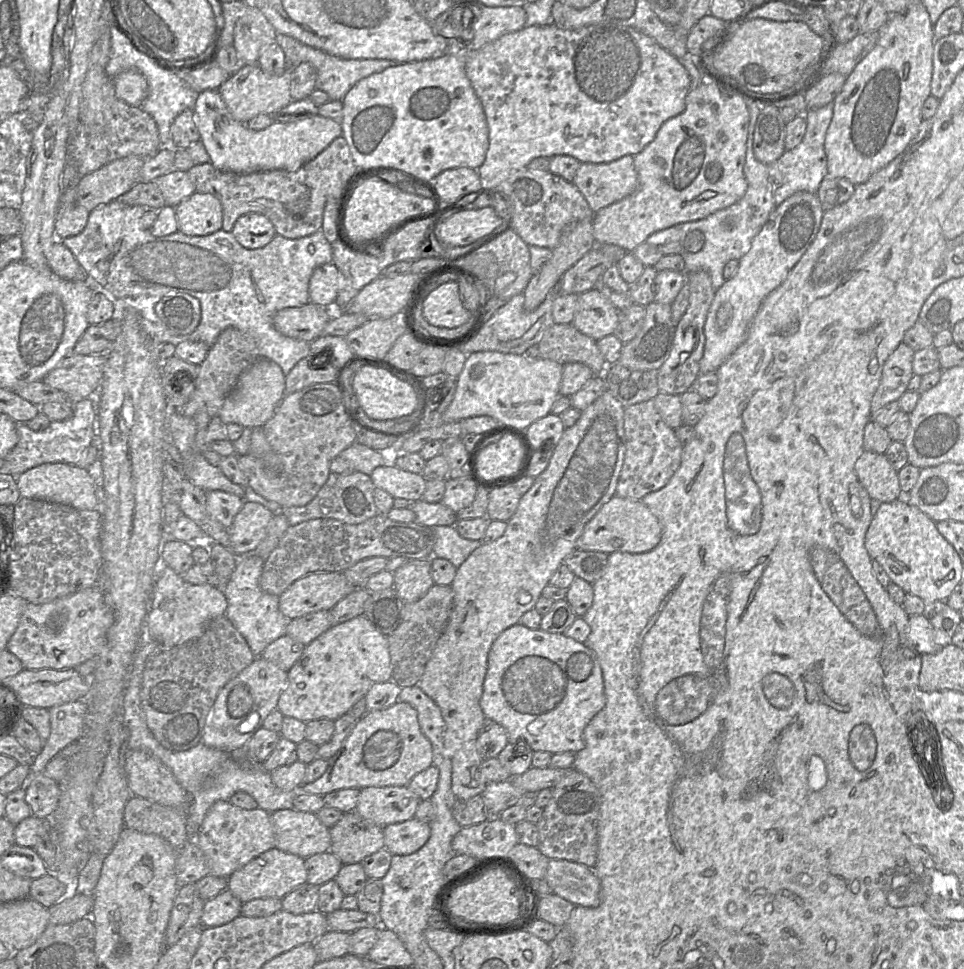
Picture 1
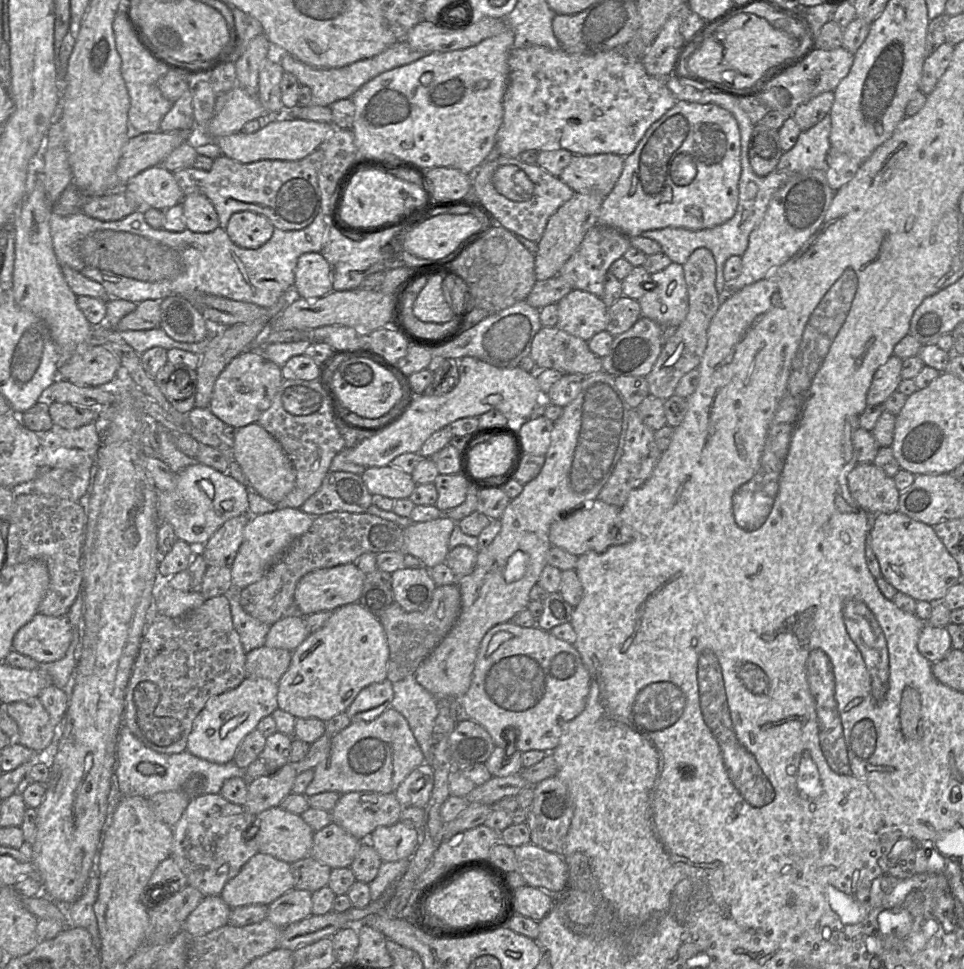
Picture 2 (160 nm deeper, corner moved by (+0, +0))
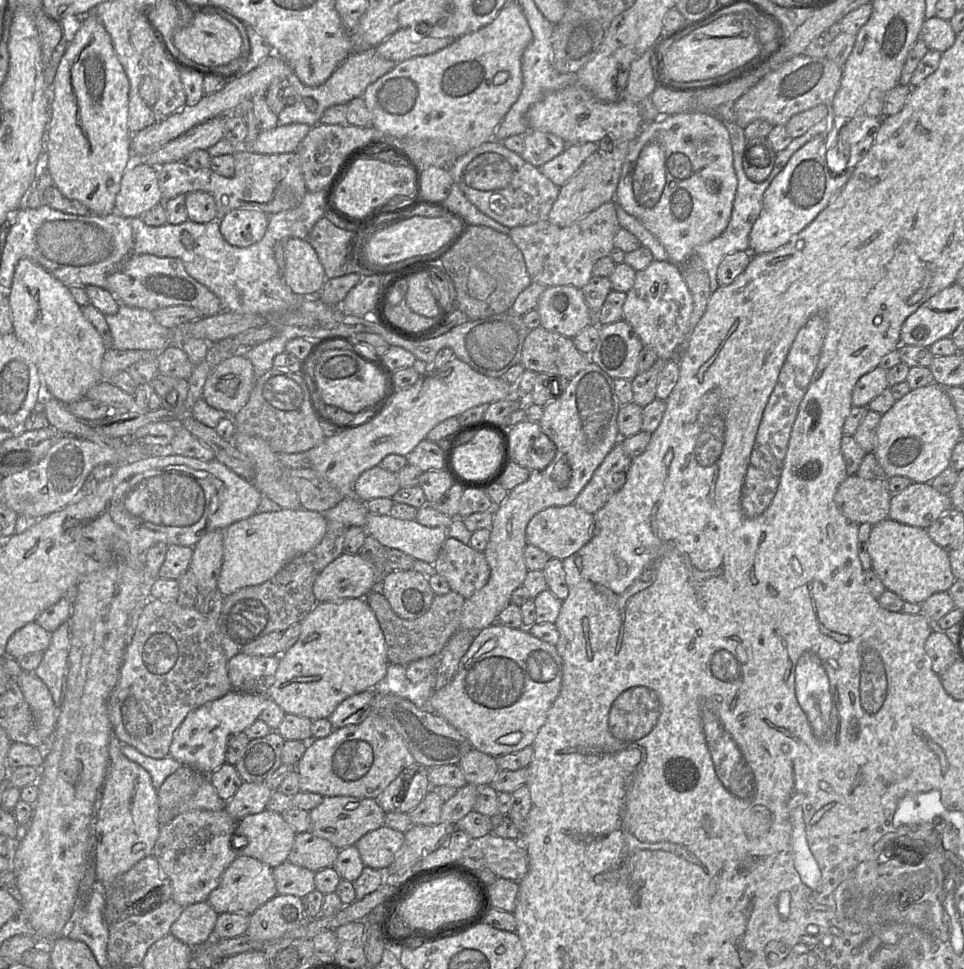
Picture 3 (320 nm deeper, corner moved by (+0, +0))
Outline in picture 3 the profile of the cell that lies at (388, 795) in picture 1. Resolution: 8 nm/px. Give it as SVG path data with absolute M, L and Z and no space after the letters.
M325 796L322 802L309 811L310 831L317 837L328 840L336 848L354 845L366 833L384 826L385 811L372 798L353 796Z

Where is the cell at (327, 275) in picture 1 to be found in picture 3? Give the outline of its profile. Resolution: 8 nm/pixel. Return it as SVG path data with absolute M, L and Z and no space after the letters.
M307 239L284 241L285 284L295 293L316 296L327 280L318 255Z

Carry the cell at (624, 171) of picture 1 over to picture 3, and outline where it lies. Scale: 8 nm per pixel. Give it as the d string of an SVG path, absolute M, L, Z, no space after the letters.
M600 143L567 144L566 149L539 169L556 186L562 187L583 162L600 147Z

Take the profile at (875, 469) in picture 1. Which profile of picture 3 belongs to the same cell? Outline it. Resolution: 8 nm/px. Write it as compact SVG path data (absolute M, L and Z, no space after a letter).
M848 475L834 495L841 513L856 524L876 524L889 518L892 494L886 481Z

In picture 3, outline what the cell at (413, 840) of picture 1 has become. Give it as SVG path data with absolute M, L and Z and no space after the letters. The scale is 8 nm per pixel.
M381 826L366 833L354 845L365 867L387 869L393 863L403 842L403 832Z

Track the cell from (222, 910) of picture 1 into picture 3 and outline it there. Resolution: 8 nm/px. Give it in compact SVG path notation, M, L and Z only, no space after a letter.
M207 901L186 906L172 924L170 934L192 948L213 938L218 913Z

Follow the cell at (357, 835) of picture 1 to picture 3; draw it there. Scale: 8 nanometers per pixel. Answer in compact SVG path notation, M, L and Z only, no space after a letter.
M311 831L296 833L287 861L317 872L332 867L339 849L328 840L315 836Z

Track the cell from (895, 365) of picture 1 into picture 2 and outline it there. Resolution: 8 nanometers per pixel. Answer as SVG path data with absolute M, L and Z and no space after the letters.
M891 355L889 359L875 371L869 390L867 404L882 404L888 396L897 390L901 377L903 359Z

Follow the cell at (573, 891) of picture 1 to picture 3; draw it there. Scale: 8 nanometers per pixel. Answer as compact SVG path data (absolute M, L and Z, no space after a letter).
M488 833L472 839L483 851L486 867L498 878L519 882L528 872L529 859L519 839L502 838Z

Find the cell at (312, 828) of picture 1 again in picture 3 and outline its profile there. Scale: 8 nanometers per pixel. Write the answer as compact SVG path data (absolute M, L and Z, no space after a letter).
M265 809L236 821L234 835L245 837L236 849L238 856L249 856L274 868L287 861L296 832L281 813Z

